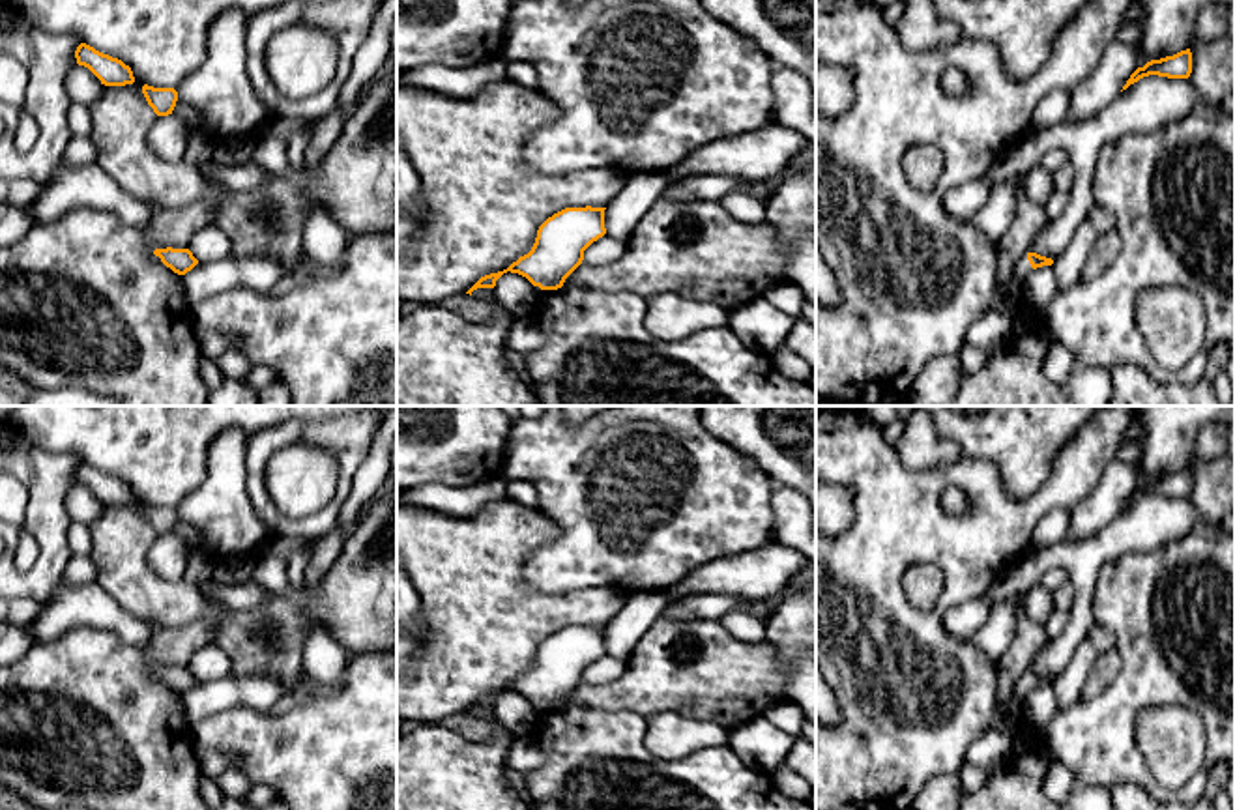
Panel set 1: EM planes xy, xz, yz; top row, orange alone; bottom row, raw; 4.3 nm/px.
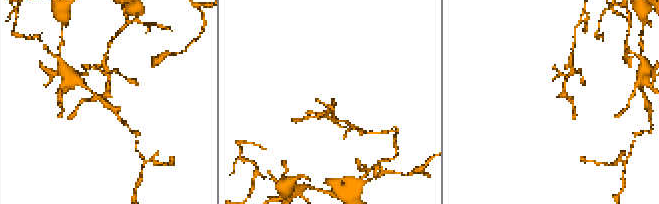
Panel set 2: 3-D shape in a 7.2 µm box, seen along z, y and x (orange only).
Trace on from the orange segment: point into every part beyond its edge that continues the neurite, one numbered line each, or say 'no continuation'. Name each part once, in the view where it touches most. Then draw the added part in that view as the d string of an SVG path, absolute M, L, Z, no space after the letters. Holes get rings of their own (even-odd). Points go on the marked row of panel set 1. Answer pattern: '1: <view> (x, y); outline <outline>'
1: yz (1007, 294); outline M1024 254L1010 279L1005 281L1005 282L997 282L997 288L994 292L994 297L992 297L992 309L999 311L999 312L1012 312L1014 307L1018 305L1020 297L1024 296L1022 294L1022 284L1024 284L1024 279L1033 271L1029 260L1027 260L1027 254Z

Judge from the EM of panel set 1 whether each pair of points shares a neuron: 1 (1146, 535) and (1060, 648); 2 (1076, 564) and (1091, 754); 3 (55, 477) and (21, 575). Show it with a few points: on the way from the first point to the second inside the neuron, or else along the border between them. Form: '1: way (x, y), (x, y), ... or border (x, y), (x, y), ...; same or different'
1: way (1110, 543), (1084, 569), (1082, 612); same
2: border (1097, 578), (1093, 621); different
3: way (47, 502), (45, 552); same

